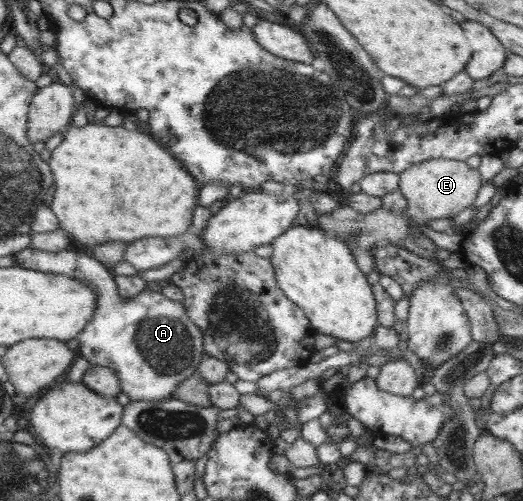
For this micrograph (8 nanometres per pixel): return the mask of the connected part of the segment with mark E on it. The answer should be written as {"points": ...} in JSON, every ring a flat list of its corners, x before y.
{"points":[[429,159,412,164,398,175,398,190,408,202,406,212,418,224,439,218,452,219,458,212,469,208,475,202,483,183,478,169,461,160]]}

